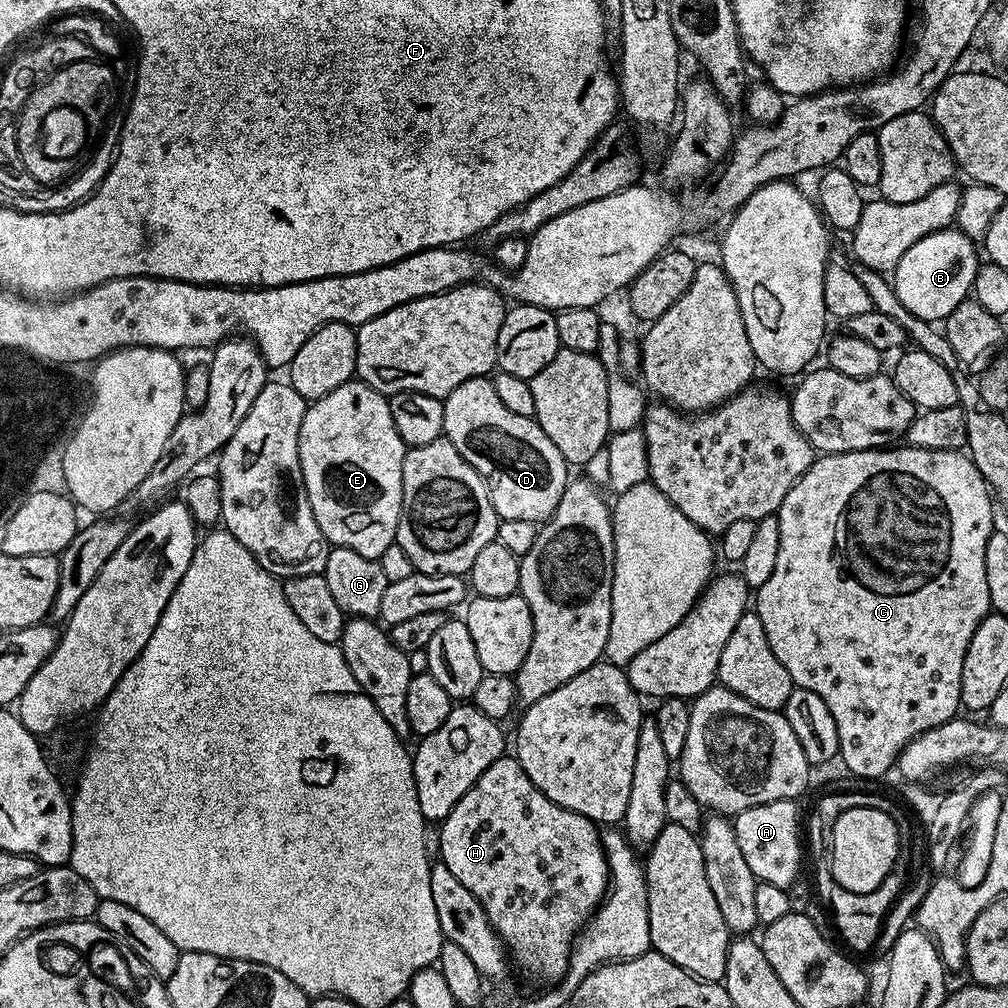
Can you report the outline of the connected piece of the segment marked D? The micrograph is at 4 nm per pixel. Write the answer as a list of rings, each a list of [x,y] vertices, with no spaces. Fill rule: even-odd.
[[[479,376],[473,380],[462,382],[451,394],[443,397],[444,430],[443,435],[452,443],[454,450],[462,454],[462,458],[470,466],[478,470],[478,474],[488,481],[488,497],[500,520],[530,520],[544,522],[555,512],[565,488],[570,483],[570,466],[562,458],[558,446],[550,442],[550,438],[531,416],[514,414],[514,410],[506,410],[498,398],[498,390],[494,390],[491,379]]]

